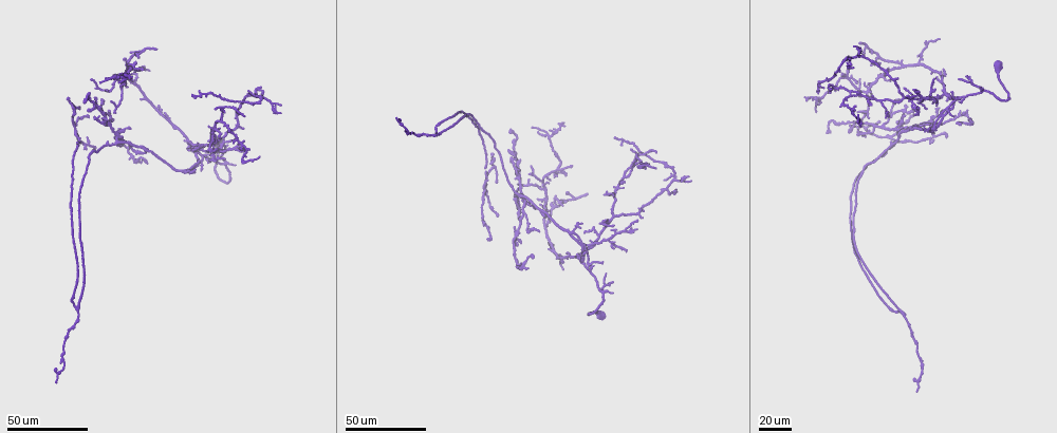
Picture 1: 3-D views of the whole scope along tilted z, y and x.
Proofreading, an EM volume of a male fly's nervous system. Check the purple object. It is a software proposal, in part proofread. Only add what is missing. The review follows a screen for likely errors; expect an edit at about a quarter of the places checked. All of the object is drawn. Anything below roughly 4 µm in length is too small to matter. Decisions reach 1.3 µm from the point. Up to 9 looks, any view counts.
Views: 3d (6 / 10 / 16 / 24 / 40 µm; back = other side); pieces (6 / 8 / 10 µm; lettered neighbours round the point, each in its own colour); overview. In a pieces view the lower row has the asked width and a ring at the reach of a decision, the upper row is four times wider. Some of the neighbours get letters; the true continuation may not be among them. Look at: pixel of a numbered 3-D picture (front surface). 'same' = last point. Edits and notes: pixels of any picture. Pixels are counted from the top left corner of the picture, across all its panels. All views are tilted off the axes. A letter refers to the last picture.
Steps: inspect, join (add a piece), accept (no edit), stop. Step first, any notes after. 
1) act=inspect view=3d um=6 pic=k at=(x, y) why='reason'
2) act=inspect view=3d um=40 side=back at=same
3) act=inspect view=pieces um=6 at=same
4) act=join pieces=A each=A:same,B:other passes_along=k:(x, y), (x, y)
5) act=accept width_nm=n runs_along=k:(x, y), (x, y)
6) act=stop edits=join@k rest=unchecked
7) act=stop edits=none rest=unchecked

act=inspect view=3d um=40 pic=1 at=(913, 88) why='an open end'

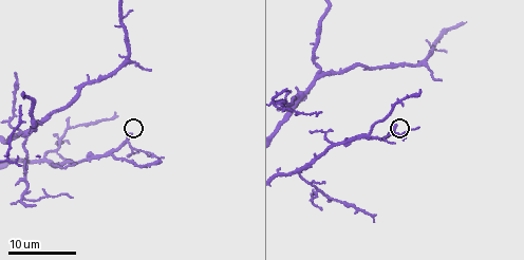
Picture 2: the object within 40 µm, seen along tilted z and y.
act=inspect view=pieces um=10 pic=2 at=(131, 132)

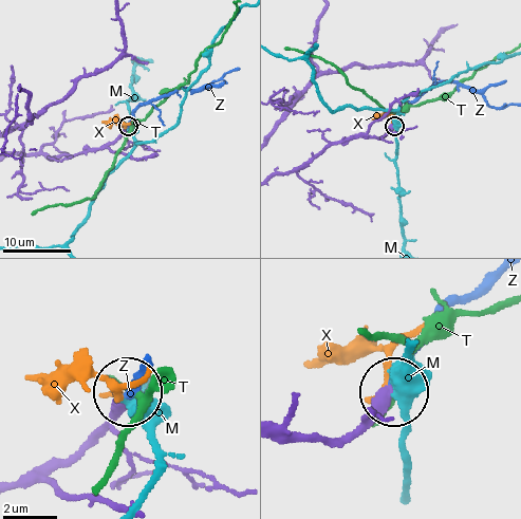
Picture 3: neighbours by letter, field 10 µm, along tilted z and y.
act=join pieces=Z width_nm=350 each=M:other,T:other,X:other,Z:same found='the neuron continues'

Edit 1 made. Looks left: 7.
act=inspect view=overview

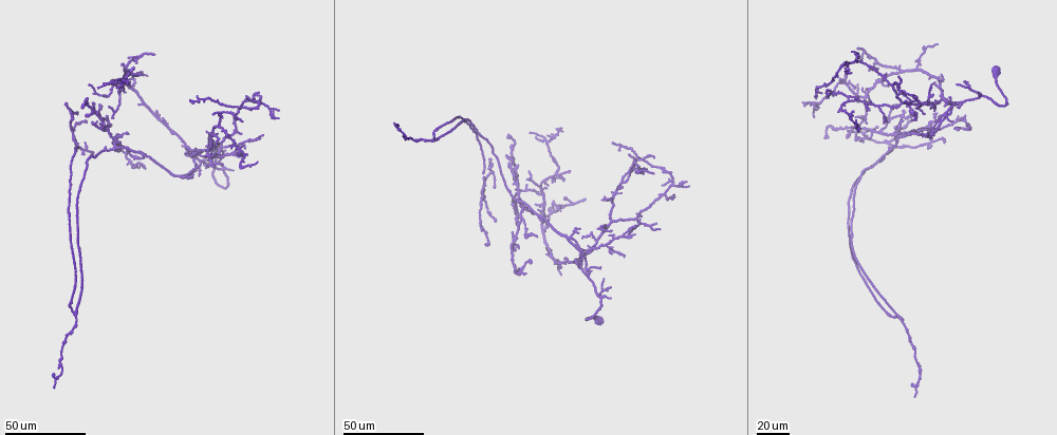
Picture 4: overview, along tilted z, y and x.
act=inspect view=3d um=40 pic=4 at=(538, 237) why='end of a long branch'

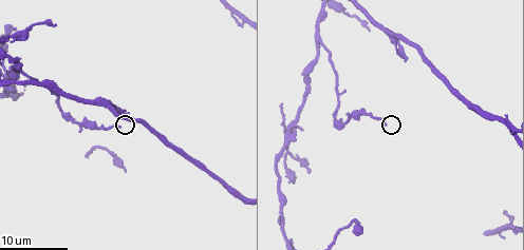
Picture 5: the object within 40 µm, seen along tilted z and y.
act=inspect view=pieces um=10 pic=5 at=(383, 124) why='what lies round it'

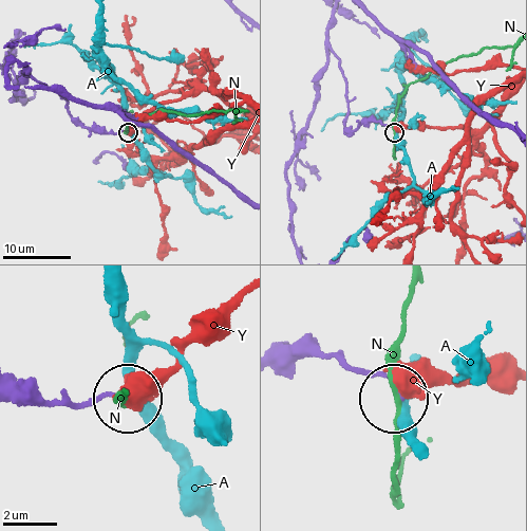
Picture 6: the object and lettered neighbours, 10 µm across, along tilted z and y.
act=accept width_nm=200 each=A:other,N:other,Y:other runs_along=6:(284, 366), (332, 354), (379, 373), (394, 389) found='none of them fits'

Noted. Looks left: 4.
act=inspect view=3d um=40 pic=4 at=(600, 267) why='tapers out'

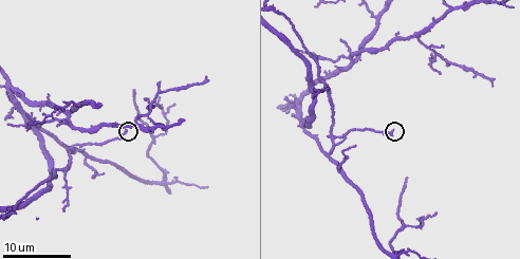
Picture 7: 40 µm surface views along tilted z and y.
act=inspect view=pieces um=6 pic=7 at=(126, 130)

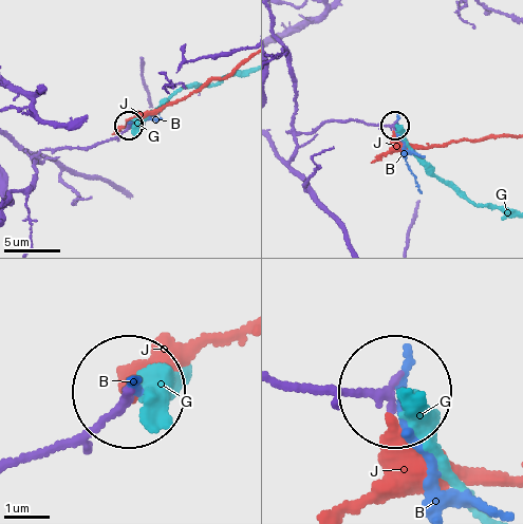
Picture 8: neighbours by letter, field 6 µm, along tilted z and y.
act=accept width_nm=160 each=B:other,G:other,J:other runs_along=8:(319, 201), (290, 166), (297, 134), (327, 122), (393, 126) found='no lettered piece goes on from it'

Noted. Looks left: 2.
act=inspect view=3d um=40 pic=4 at=(894, 105) why='branch stops here'

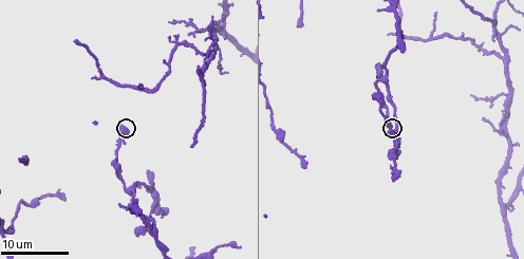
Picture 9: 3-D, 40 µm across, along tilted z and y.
act=inspect view=pieces um=6 pic=9 at=(388, 136)

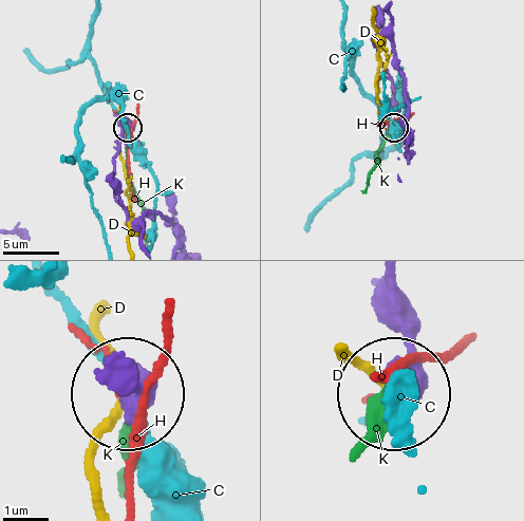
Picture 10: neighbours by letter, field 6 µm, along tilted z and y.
act=accept each=C:other,D:other,H:other,K:other found='no lettered piece goes on from it'

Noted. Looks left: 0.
act=stop edits=join@3 rest=unchecked

